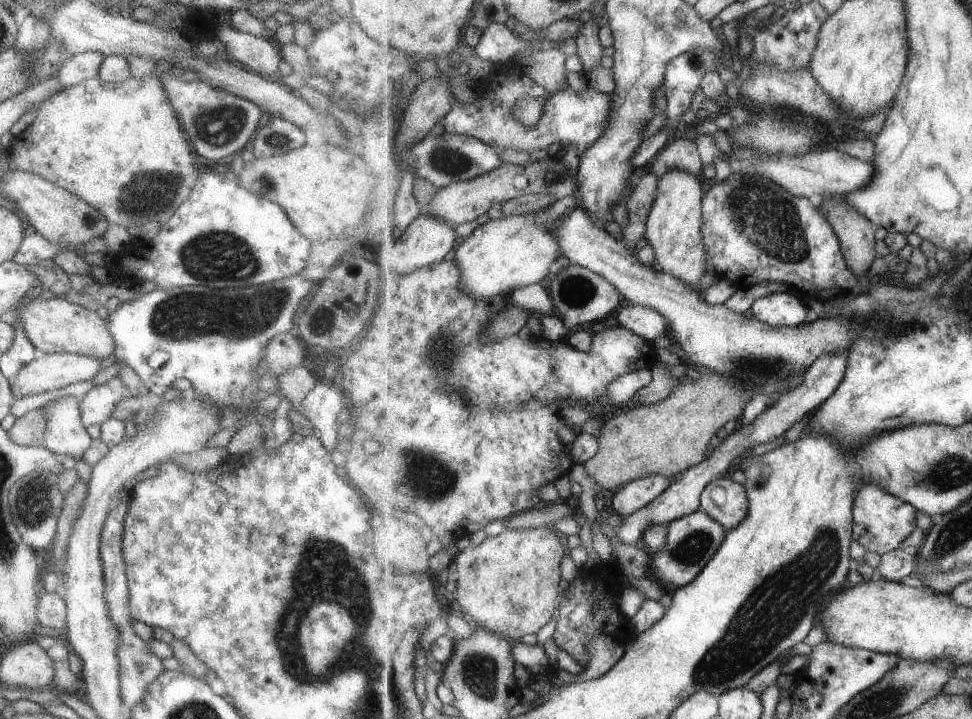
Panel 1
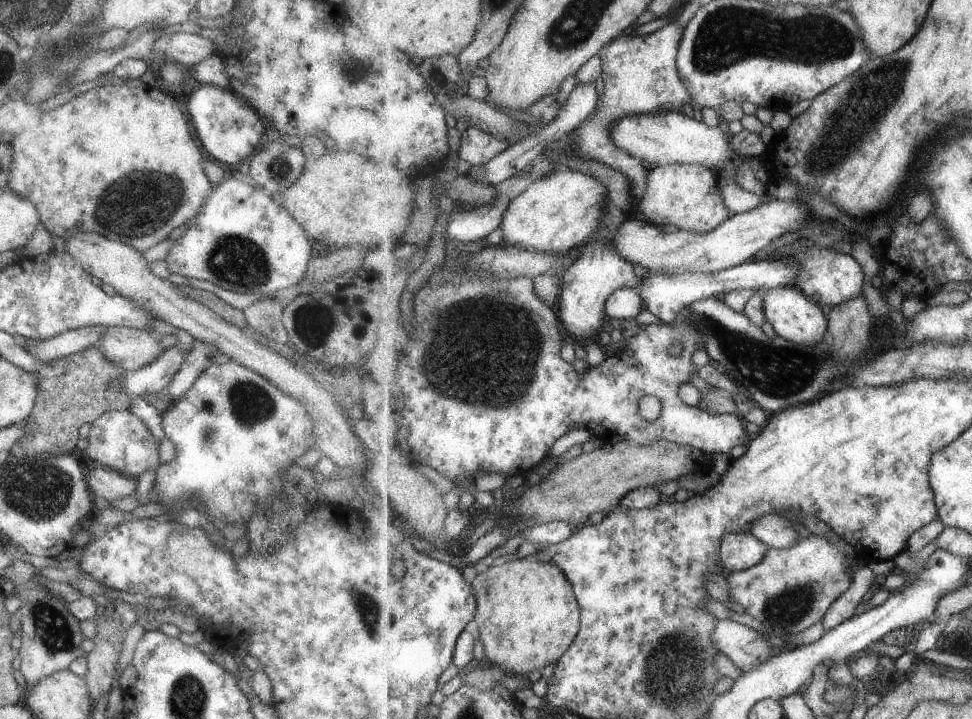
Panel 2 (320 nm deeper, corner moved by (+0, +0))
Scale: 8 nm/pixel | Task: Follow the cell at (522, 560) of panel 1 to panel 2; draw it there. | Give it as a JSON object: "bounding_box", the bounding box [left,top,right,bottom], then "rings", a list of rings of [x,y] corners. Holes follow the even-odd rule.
{"bounding_box":[471,557,582,678],"rings":[[[531,557],[513,558],[502,564],[481,568],[471,582],[477,598],[477,610],[473,618],[478,627],[478,641],[492,664],[497,664],[507,676],[527,678],[533,670],[543,670],[560,661],[571,648],[582,625],[582,607],[574,586],[566,574],[551,563],[542,563]]]}

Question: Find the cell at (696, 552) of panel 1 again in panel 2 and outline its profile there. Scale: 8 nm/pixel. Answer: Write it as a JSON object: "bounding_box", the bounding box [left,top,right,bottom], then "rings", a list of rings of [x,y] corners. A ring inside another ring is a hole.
{"bounding_box":[720,533,769,573],"rings":[[[751,533],[724,534],[720,553],[725,573],[746,571],[757,566],[763,562],[769,548],[768,544]]]}

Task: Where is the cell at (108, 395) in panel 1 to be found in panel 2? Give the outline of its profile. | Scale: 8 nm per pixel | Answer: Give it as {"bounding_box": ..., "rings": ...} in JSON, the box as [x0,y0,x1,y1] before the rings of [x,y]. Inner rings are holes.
{"bounding_box":[122,345,187,397],"rings":[[[173,345],[170,346],[149,364],[134,371],[125,371],[122,389],[132,397],[159,393],[173,380],[187,353]]]}

